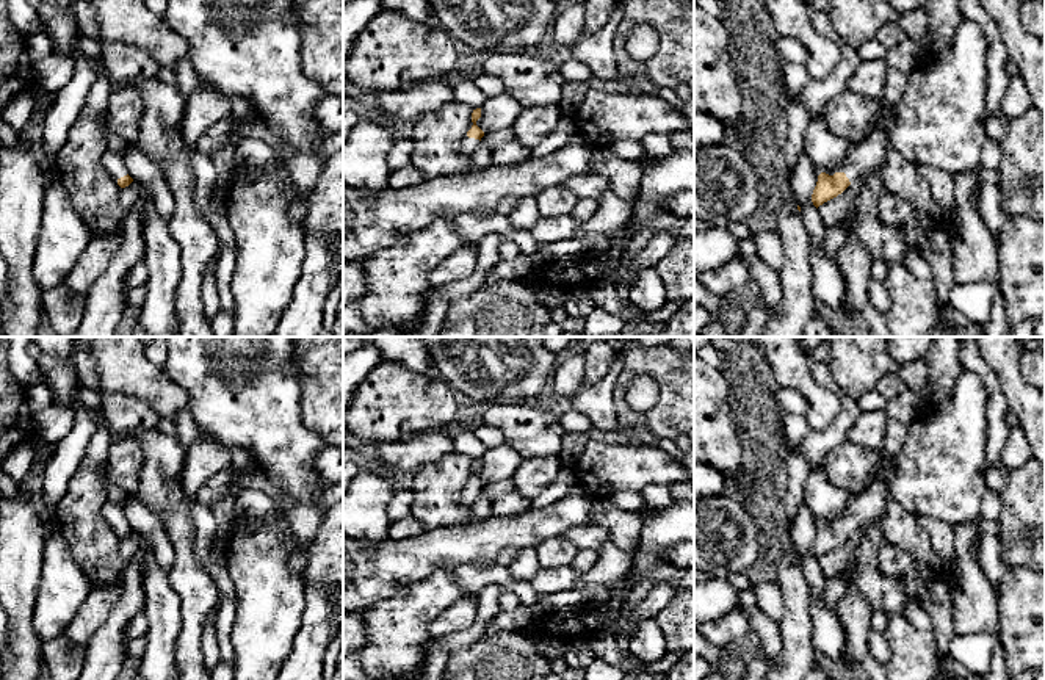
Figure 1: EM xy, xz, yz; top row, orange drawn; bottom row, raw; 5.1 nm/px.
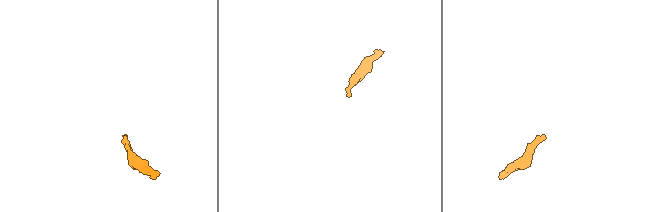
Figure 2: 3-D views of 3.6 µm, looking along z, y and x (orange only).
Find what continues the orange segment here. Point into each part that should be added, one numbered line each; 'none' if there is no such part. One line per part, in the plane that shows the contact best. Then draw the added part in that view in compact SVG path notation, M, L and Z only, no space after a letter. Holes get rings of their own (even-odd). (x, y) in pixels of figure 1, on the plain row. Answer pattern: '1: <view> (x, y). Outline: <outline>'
1: yz (870, 506). Outline: M876 481L849 501L849 506L838 514L837 523L844 523L851 534L865 523L877 525L885 515L887 501L887 484Z

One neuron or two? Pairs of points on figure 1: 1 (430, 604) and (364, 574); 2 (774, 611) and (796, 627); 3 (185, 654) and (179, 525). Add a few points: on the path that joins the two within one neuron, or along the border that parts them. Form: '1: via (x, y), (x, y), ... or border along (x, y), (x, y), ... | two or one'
1: border along (431, 571), (420, 580), (409, 582), (368, 608) | two
2: border along (774, 582), (784, 604), (784, 616), (779, 622) | two
3: via (191, 622), (191, 583), (185, 575), (184, 557) | one

